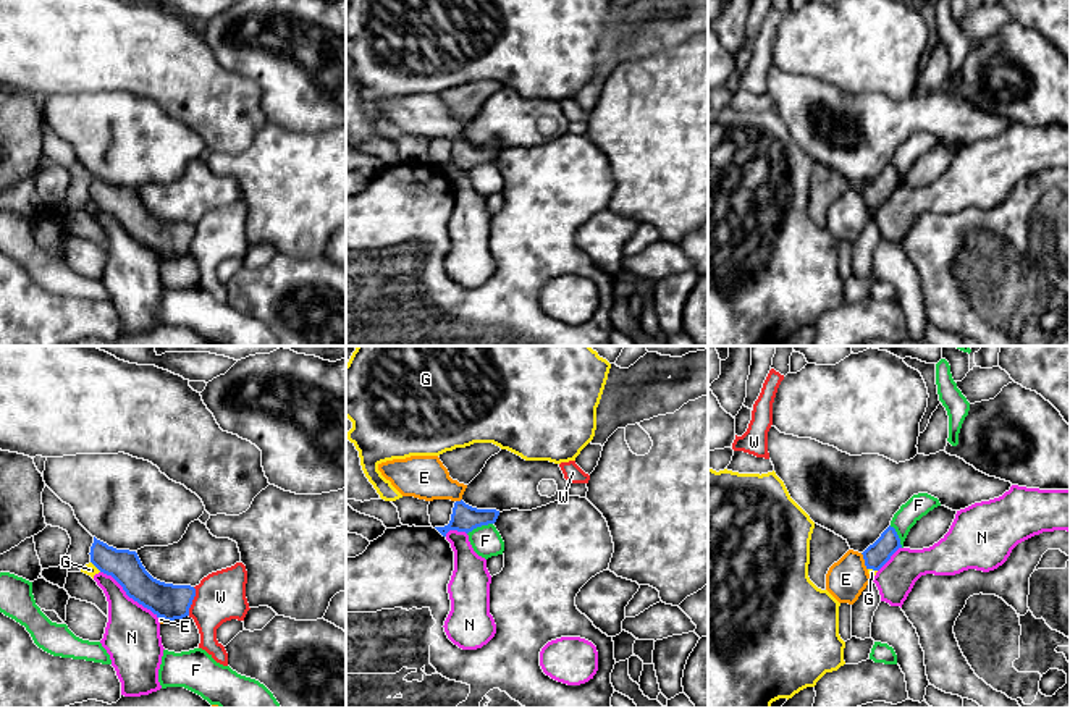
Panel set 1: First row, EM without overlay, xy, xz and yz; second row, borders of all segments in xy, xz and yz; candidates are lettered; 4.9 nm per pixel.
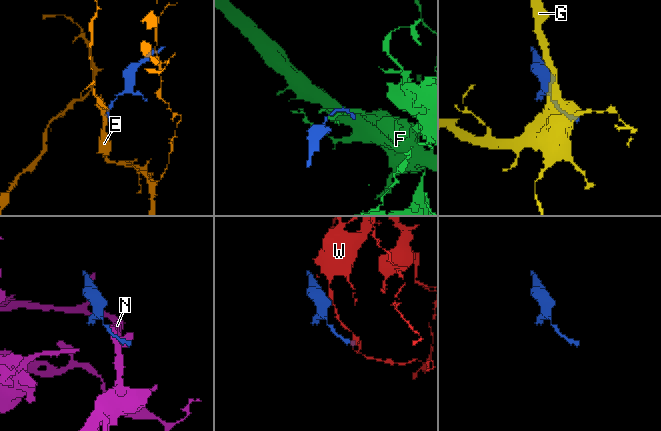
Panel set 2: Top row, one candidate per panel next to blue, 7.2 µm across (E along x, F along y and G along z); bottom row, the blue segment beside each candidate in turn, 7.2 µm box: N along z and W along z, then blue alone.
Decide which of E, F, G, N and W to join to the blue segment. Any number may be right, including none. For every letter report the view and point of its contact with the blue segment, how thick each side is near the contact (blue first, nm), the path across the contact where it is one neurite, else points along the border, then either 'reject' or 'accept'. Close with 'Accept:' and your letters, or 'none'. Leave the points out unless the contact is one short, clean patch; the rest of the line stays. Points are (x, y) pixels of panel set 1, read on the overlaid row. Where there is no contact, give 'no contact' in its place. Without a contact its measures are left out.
E: meets blue in yz at (865, 561); 120 nm thick on the blue side, 200 nm on the other; reject
F: meets blue in xz at (479, 526); 140 nm thick on the blue side, 150 nm on the other; reject
G: meets blue in xy at (96, 566); 160 nm thick on the blue side, 60 nm on the other; border along xy (91, 561), (101, 571); reject
N: meets blue in xy at (128, 595); 180 nm thick on the blue side, 280 nm on the other; reject
W: meets blue in xy at (191, 602); 180 nm thick on the blue side, 240 nm on the other; border along xy (194, 587), (188, 615); reject
Accept: none

